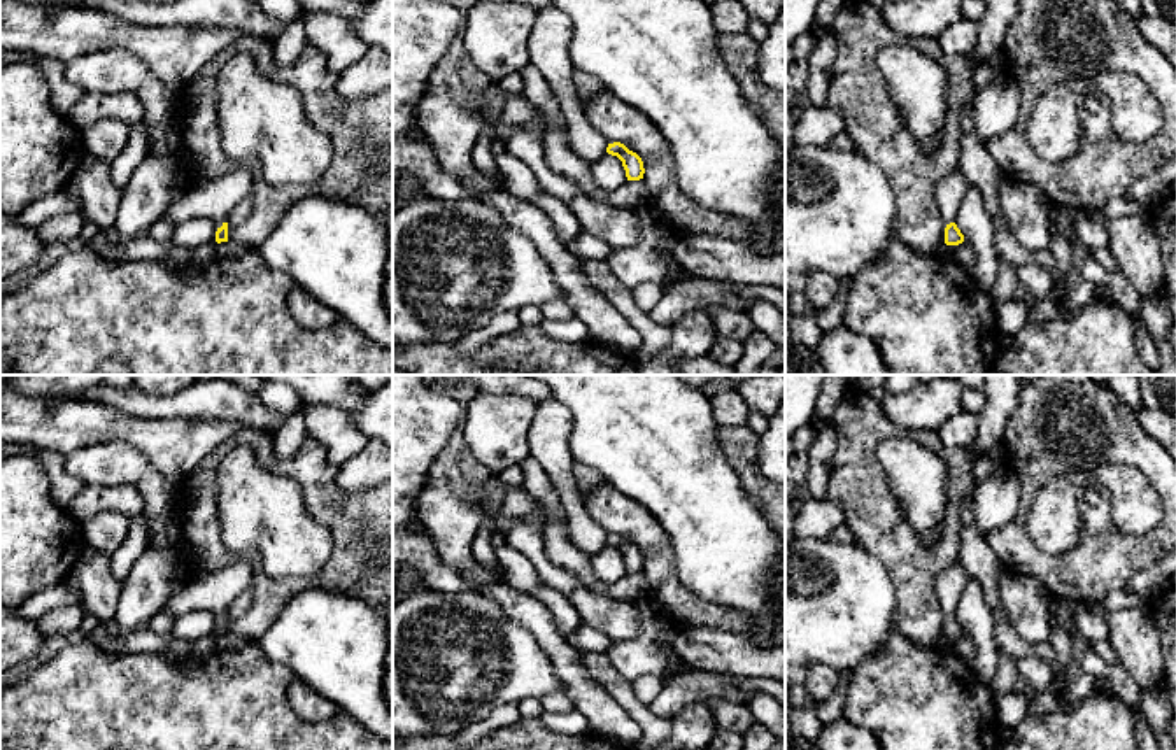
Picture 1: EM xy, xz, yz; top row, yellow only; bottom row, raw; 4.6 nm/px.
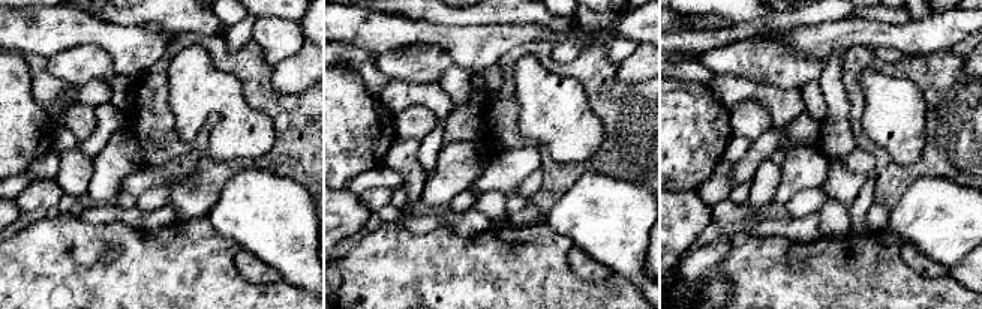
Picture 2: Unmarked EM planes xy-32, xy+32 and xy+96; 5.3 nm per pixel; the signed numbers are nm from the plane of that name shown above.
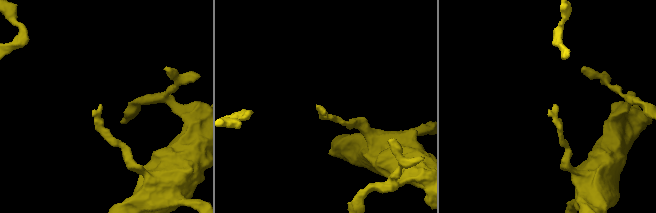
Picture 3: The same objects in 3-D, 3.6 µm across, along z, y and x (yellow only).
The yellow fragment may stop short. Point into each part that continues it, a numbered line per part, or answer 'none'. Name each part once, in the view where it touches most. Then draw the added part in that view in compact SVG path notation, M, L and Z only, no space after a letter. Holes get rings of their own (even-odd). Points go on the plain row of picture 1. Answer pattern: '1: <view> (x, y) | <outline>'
1: yz (950, 582) | M953 562L938 575L934 589L946 617L955 615L960 594L969 580L971 575L959 562Z

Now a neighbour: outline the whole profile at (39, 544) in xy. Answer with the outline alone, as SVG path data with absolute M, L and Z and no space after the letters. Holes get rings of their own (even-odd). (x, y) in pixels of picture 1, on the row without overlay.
M21 452L0 461L0 605L18 610L21 603L47 587L61 584L75 562L82 548L81 522L67 510L54 505L49 494L49 480L42 471L40 461Z

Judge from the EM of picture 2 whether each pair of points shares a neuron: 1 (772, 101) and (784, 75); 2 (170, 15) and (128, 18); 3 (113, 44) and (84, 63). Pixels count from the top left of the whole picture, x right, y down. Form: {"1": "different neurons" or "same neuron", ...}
{"1": "different neurons", "2": "same neuron", "3": "different neurons"}

